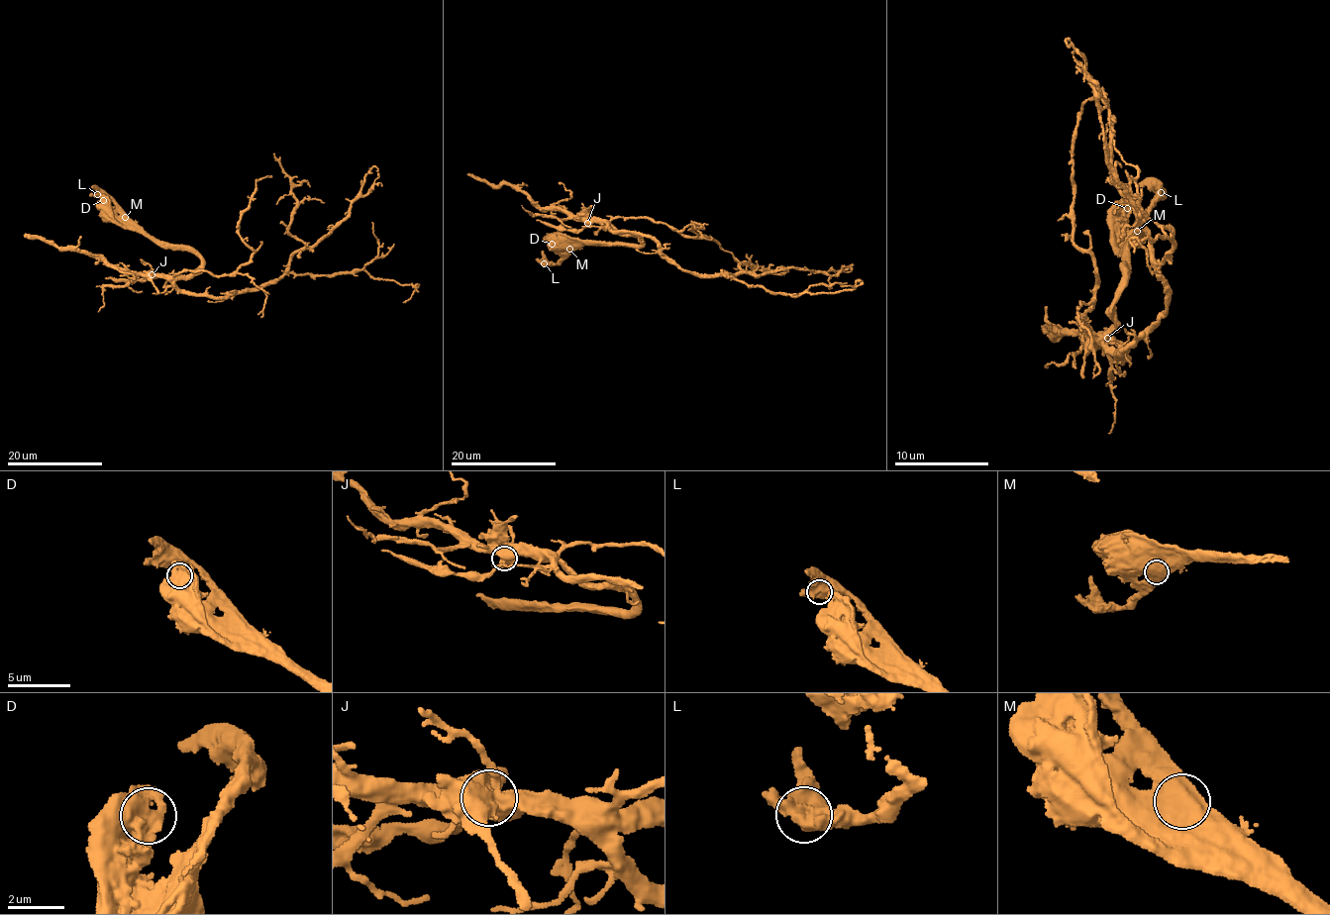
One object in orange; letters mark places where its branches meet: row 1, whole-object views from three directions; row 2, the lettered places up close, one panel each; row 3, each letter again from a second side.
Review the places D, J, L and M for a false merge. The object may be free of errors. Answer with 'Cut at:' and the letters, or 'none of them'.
Cut at: none of them

